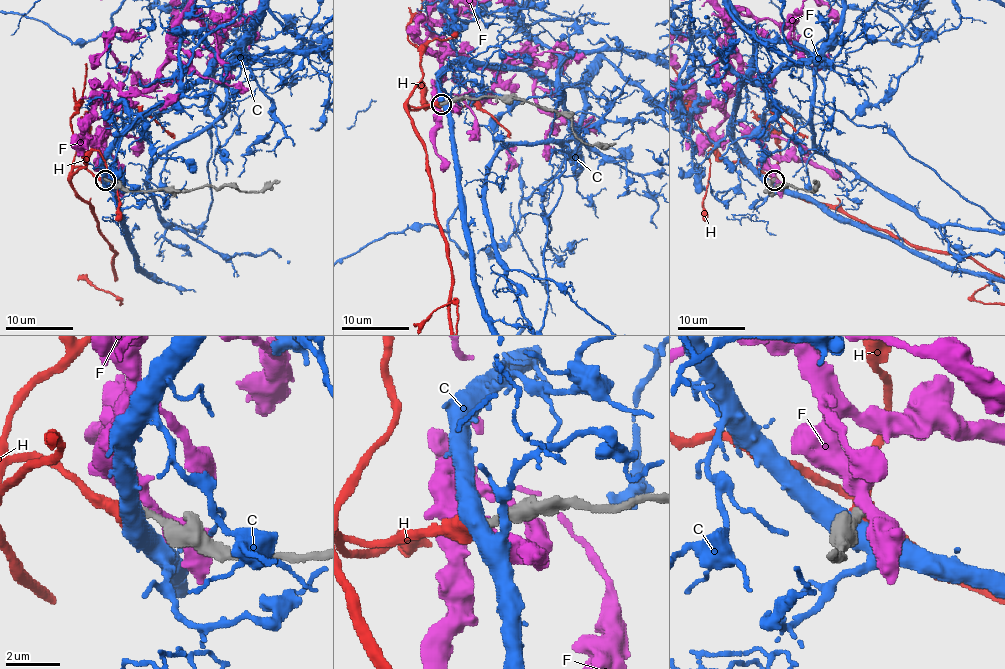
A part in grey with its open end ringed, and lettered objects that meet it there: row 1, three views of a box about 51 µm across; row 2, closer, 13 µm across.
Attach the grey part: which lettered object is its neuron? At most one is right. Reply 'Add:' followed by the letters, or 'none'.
Add: H

